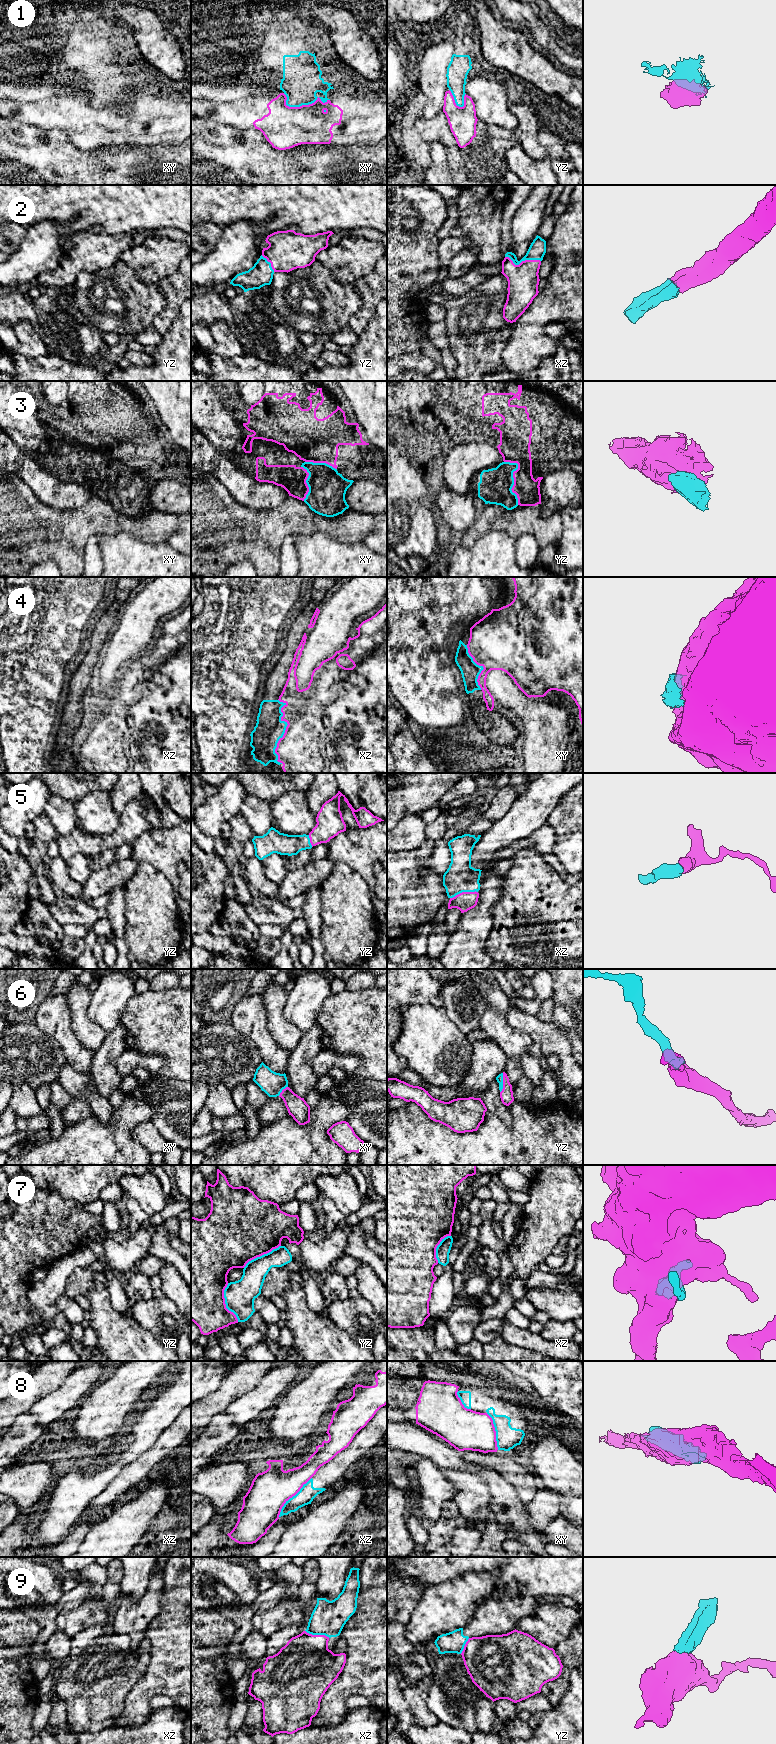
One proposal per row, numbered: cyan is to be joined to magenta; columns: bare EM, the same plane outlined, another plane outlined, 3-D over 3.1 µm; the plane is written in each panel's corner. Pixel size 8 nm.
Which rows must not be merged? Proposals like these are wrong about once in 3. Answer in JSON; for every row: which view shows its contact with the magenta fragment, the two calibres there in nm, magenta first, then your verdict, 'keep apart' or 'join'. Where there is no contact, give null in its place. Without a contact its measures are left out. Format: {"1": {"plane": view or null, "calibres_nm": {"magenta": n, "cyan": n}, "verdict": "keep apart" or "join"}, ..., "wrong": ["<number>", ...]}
{"1": {"plane": "xy", "calibres_nm": {"magenta": 340, "cyan": 300}, "verdict": "keep apart"}, "2": {"plane": "xz", "calibres_nm": {"magenta": 260, "cyan": 140}, "verdict": "join"}, "3": {"plane": "yz", "calibres_nm": {"magenta": 240, "cyan": 260}, "verdict": "join"}, "4": {"plane": "xz", "calibres_nm": {"magenta": 500, "cyan": 220}, "verdict": "keep apart"}, "5": {"plane": "xz", "calibres_nm": {"magenta": 150, "cyan": 240}, "verdict": "join"}, "6": {"plane": "yz", "calibres_nm": {"magenta": 110, "cyan": 60}, "verdict": "join"}, "7": {"plane": "yz", "calibres_nm": {"magenta": 460, "cyan": 240}, "verdict": "keep apart"}, "8": {"plane": "xz", "calibres_nm": {"magenta": 320, "cyan": 140}, "verdict": "keep apart"}, "9": {"plane": "xz", "calibres_nm": {"magenta": 440, "cyan": 280}, "verdict": "keep apart"}, "wrong": ["1", "4", "7", "8", "9"]}

